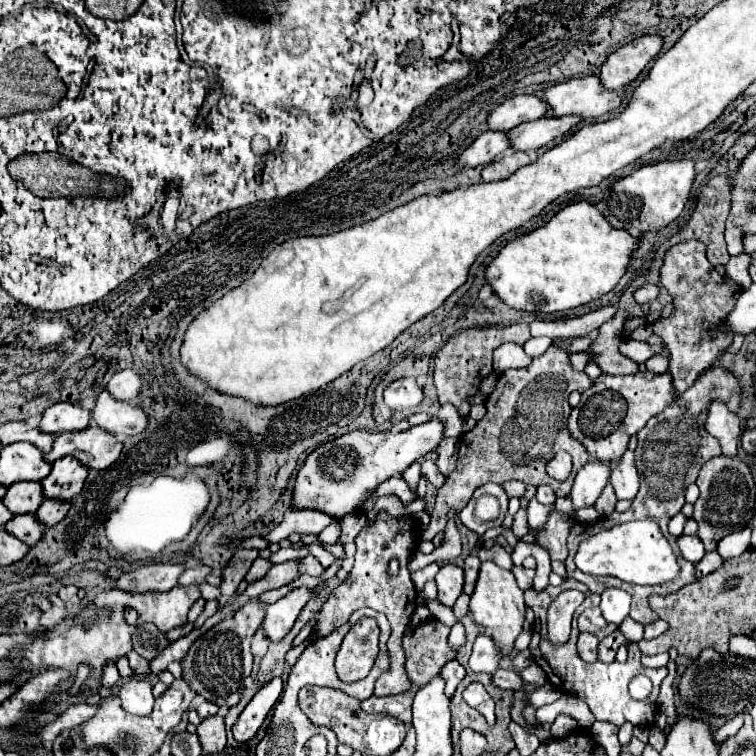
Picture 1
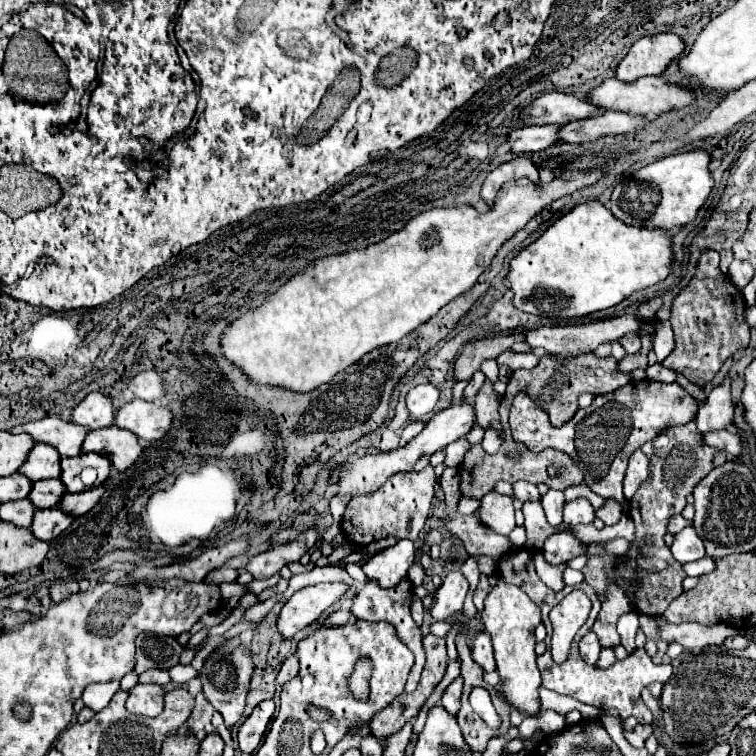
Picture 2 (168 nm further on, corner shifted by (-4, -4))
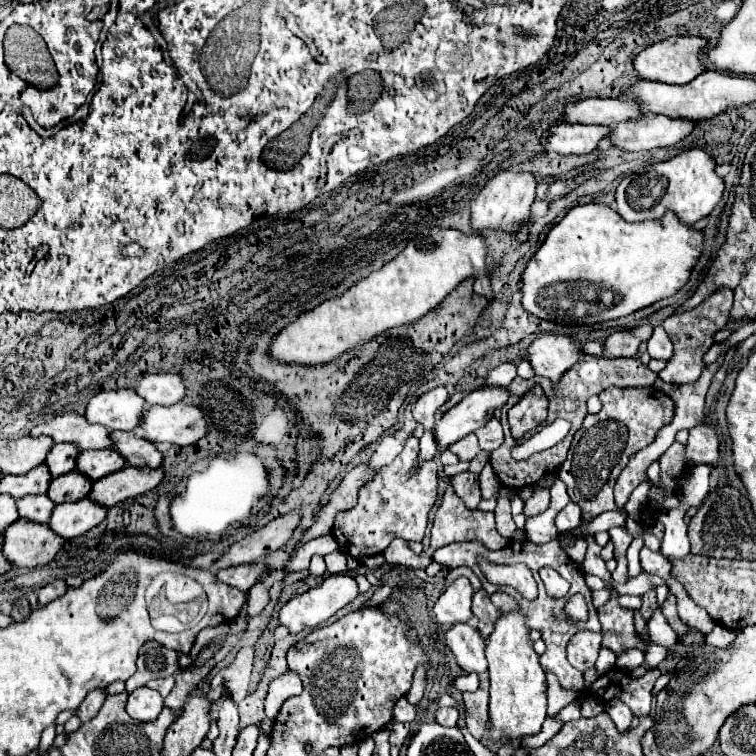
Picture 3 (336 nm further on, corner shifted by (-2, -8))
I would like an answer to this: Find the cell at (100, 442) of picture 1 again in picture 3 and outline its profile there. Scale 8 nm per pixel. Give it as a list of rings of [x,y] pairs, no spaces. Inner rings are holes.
[[[112,431],[110,439],[112,439],[110,449],[120,453],[128,467],[138,467],[138,469],[160,467],[162,453],[154,447],[154,443],[138,437],[132,431]]]

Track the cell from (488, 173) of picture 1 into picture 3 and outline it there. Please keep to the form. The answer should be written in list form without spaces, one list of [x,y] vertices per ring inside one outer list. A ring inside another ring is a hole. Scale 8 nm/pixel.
[[[500,171],[494,175],[476,195],[472,201],[472,227],[474,229],[504,229],[504,231],[516,231],[520,223],[526,223],[524,219],[530,217],[530,205],[536,197],[536,179],[532,173],[516,173],[516,171]]]

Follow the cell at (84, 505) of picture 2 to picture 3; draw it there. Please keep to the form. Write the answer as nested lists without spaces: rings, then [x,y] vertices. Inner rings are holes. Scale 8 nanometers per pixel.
[[[124,467],[104,479],[92,483],[92,491],[88,499],[92,499],[100,507],[112,507],[128,497],[136,497],[154,489],[164,477],[162,469],[136,469]]]

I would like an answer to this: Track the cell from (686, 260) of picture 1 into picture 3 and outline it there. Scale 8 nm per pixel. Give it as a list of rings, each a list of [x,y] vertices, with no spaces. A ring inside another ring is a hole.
[[[718,287],[708,299],[704,299],[698,307],[694,307],[692,311],[686,313],[678,313],[668,317],[662,327],[668,333],[670,341],[674,343],[674,355],[670,357],[670,361],[666,363],[666,367],[658,373],[658,377],[666,383],[672,385],[684,385],[684,383],[694,383],[702,371],[706,369],[704,363],[704,355],[706,351],[714,345],[714,335],[718,331],[722,331],[728,323],[730,323],[730,309],[732,309],[732,299],[734,293],[728,287]]]

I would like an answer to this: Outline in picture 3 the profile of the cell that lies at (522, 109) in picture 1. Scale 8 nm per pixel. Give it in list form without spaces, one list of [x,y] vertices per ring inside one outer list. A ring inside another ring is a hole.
[[[580,99],[566,103],[564,113],[558,121],[562,123],[596,123],[596,125],[618,125],[620,121],[634,119],[640,115],[640,109],[630,99]]]

